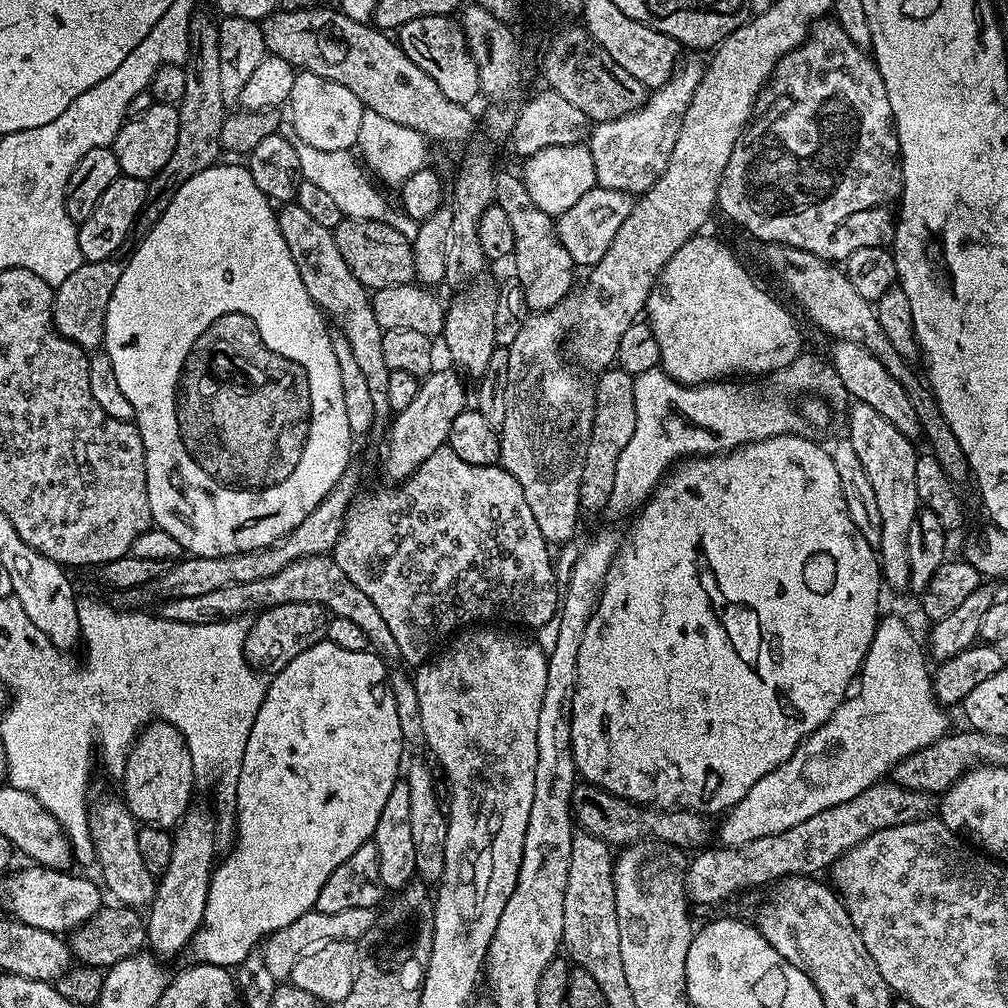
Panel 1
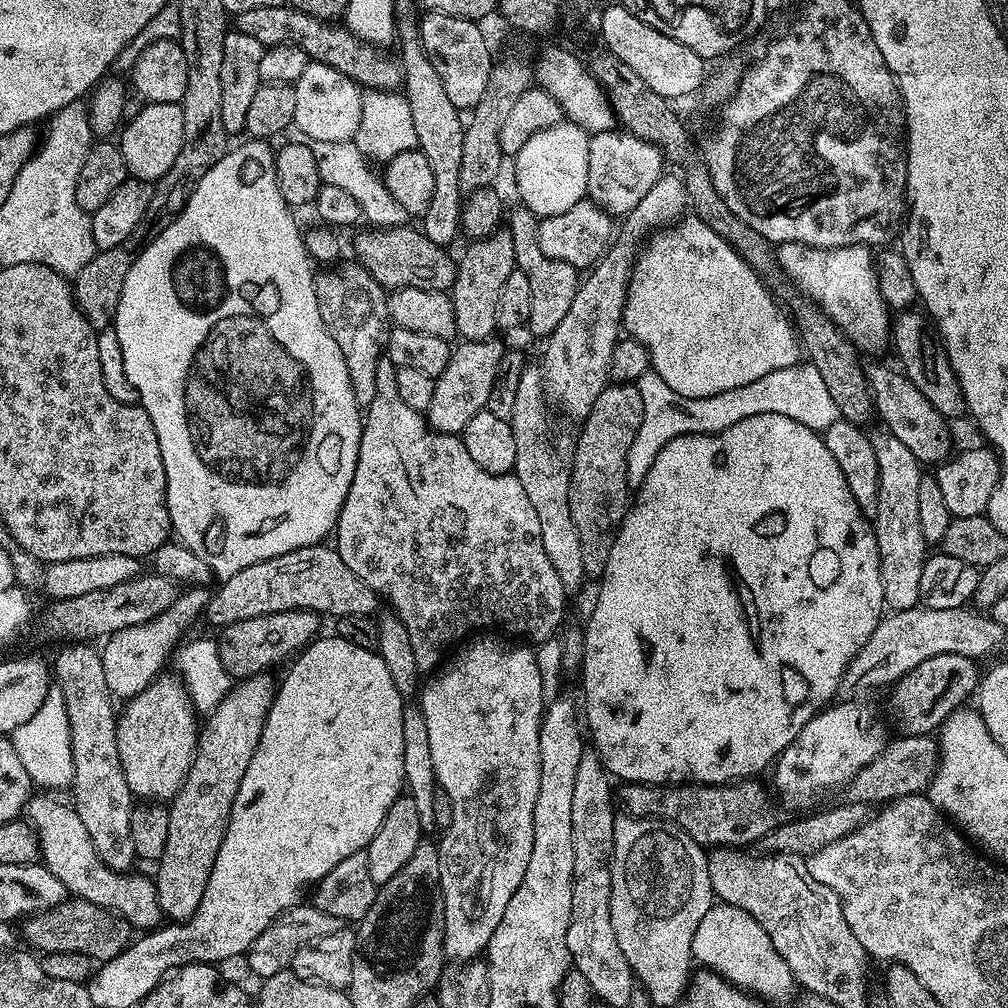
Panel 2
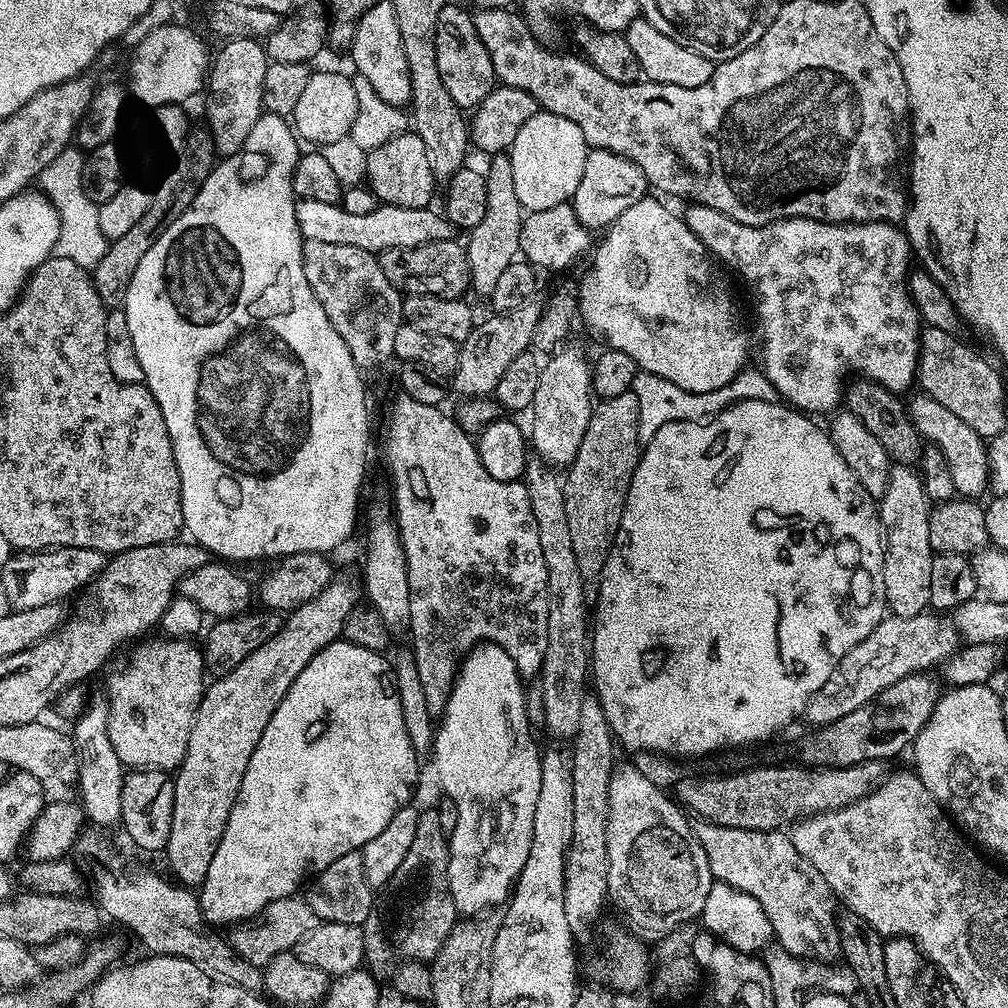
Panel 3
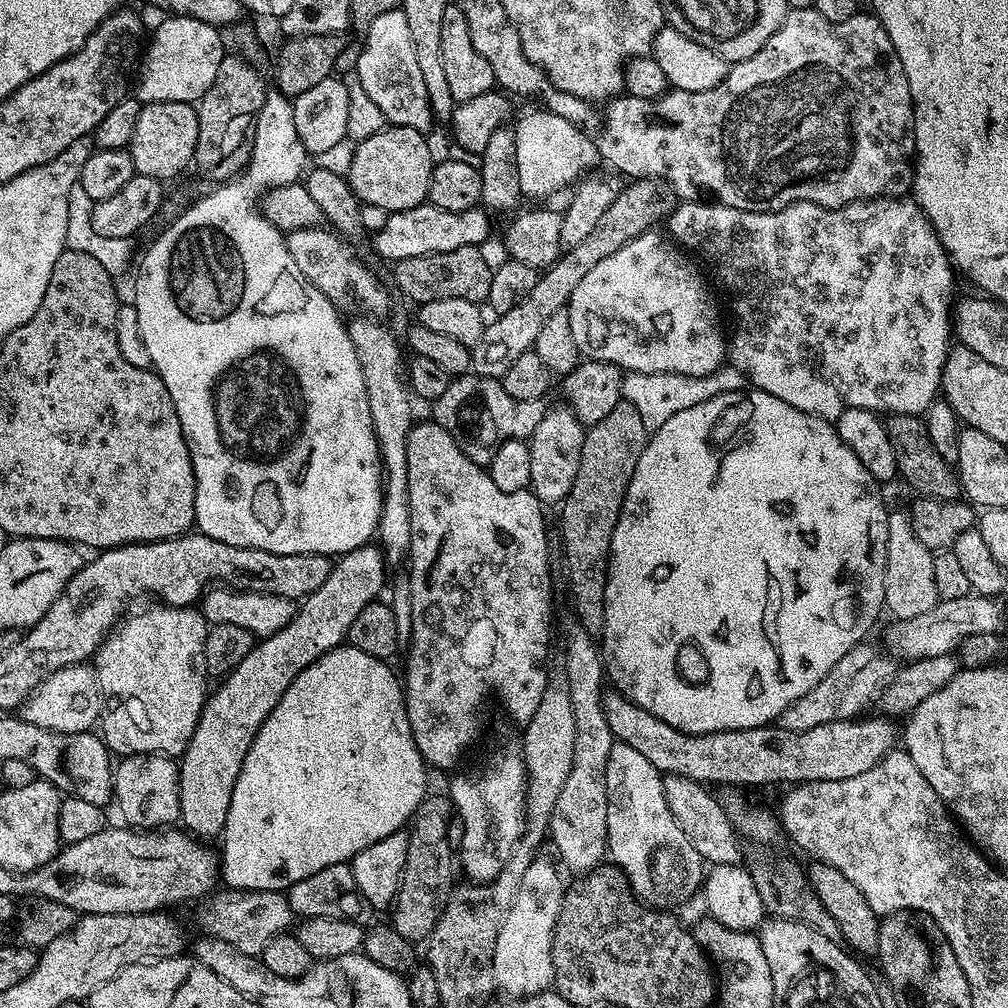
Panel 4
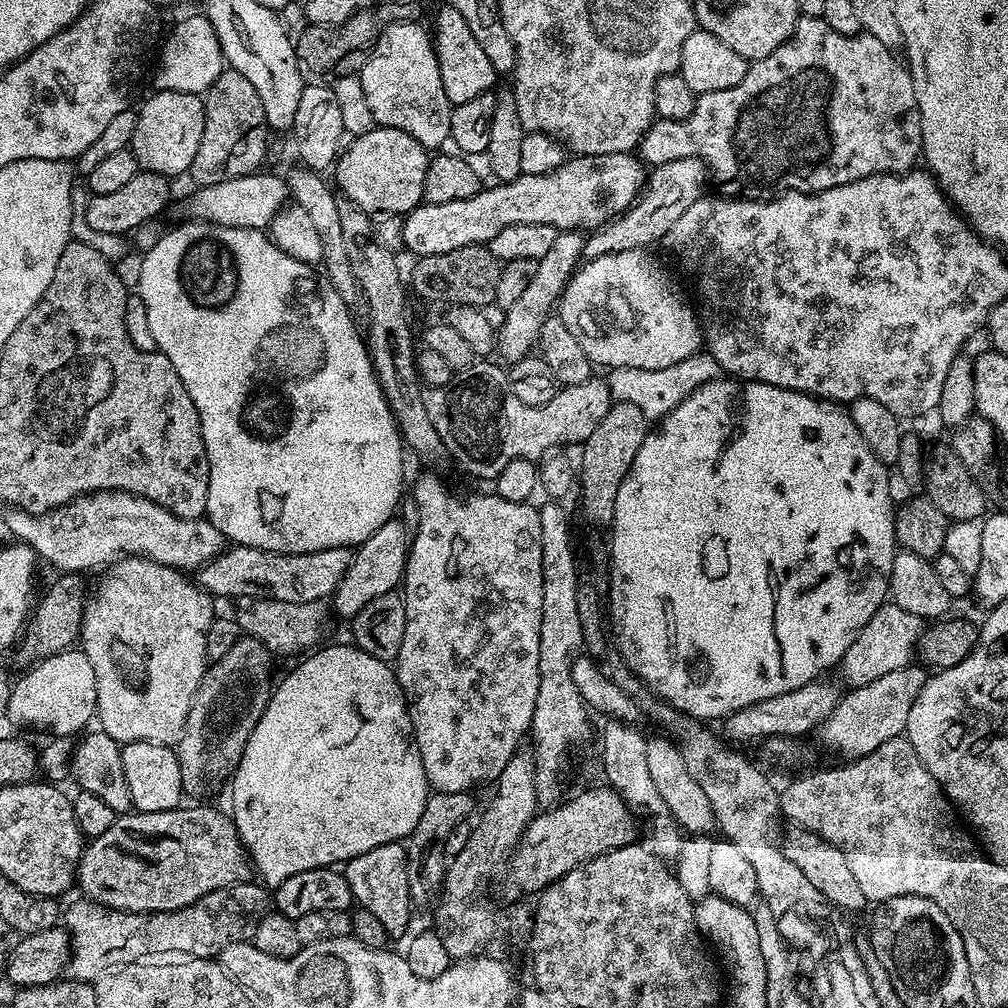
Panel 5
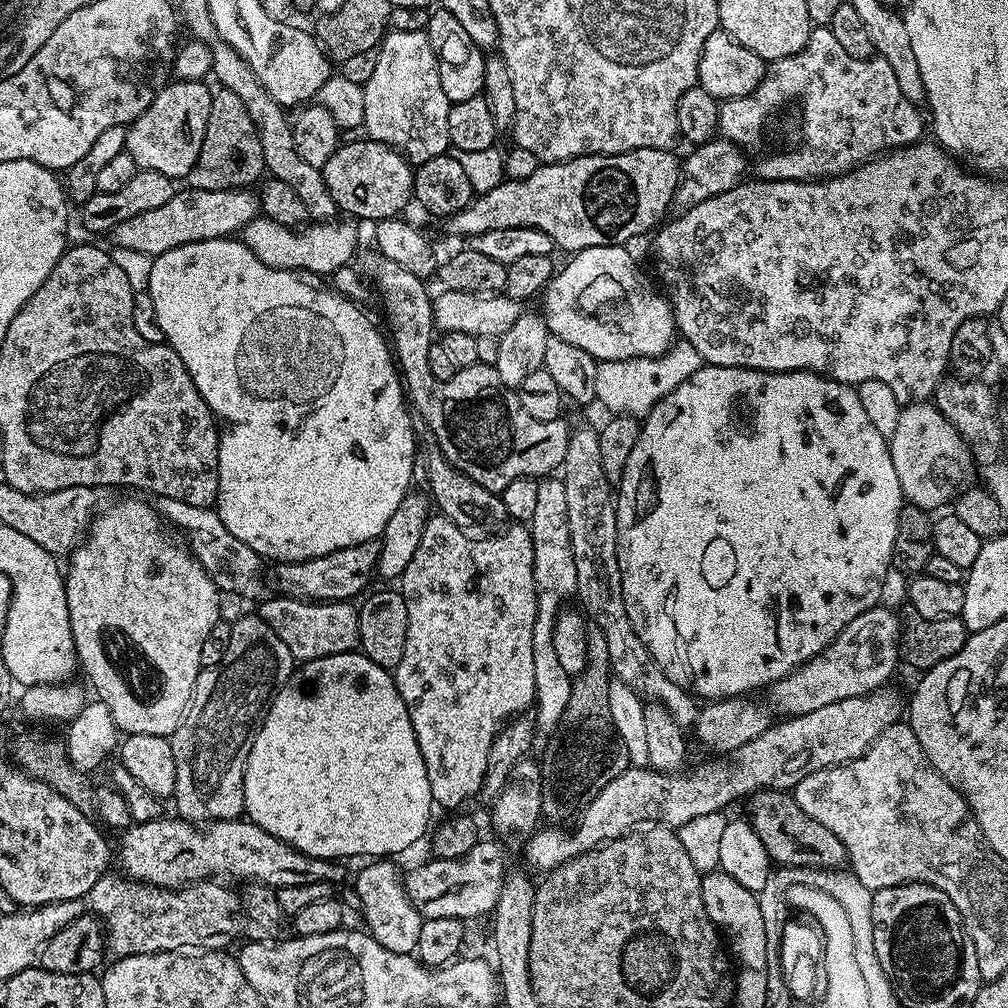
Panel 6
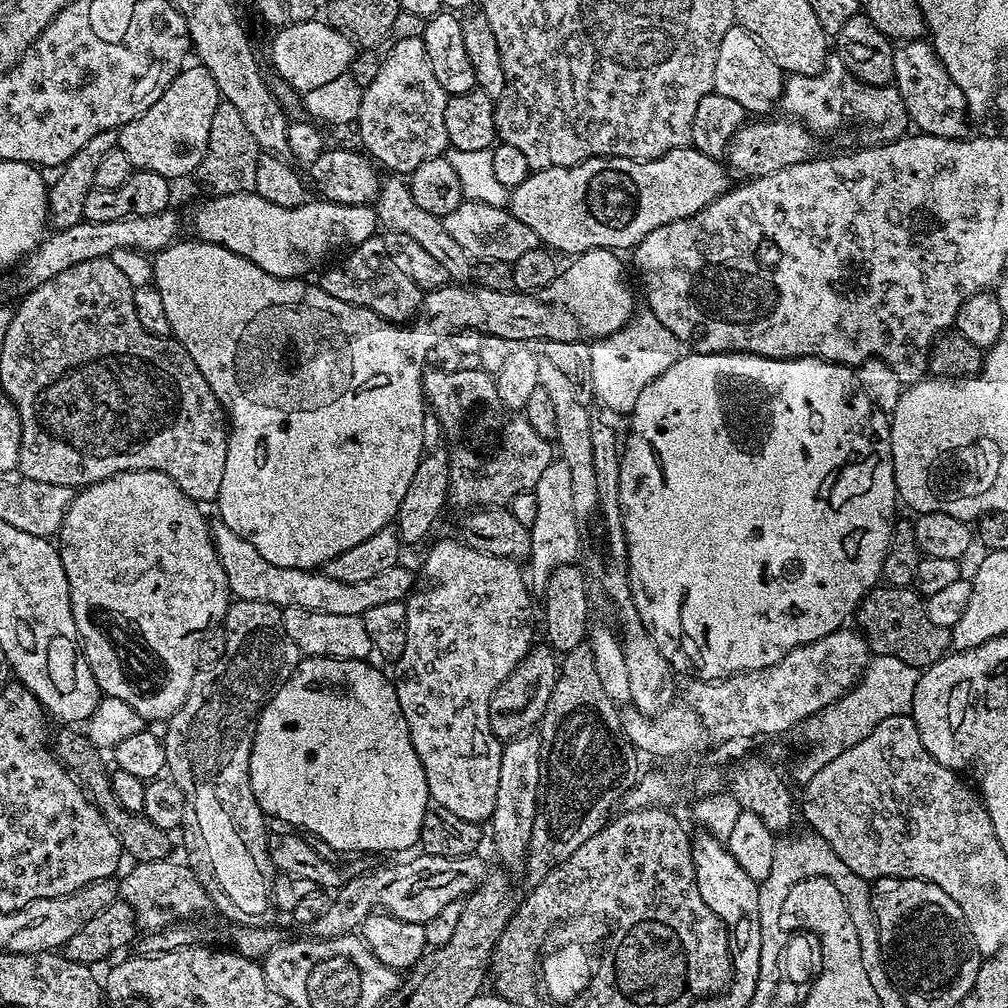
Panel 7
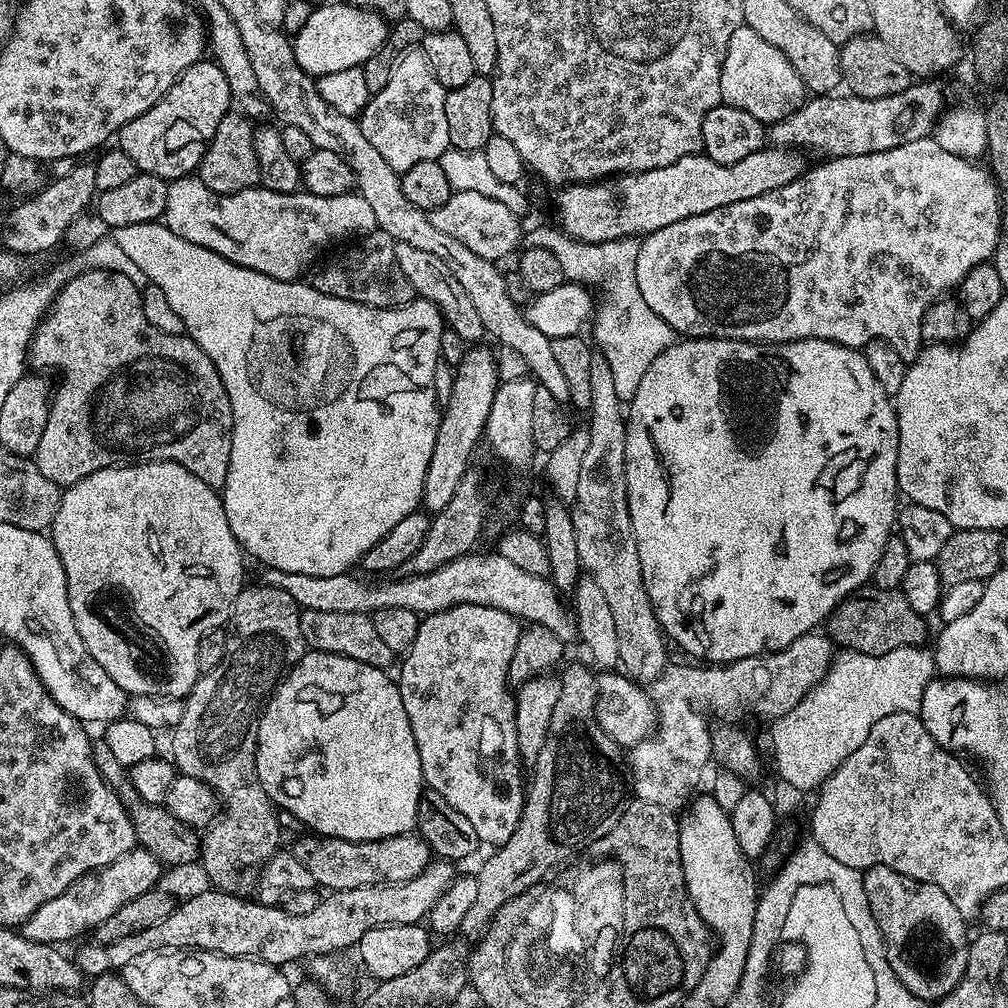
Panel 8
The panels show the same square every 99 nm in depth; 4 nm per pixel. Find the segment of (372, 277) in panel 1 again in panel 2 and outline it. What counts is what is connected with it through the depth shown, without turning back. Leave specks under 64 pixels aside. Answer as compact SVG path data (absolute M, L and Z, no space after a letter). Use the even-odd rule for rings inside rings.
M368 226L365 232L357 231L352 240L355 259L385 290L417 288L448 292L456 280L457 261L454 256L452 260L447 247L430 242L419 227L412 227Z

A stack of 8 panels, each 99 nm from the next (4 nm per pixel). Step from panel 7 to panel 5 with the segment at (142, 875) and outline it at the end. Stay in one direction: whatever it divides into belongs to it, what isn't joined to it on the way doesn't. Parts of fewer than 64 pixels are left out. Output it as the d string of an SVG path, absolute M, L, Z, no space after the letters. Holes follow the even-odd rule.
M241 882L226 886L198 898L190 906L173 912L123 912L96 904L93 900L79 898L72 904L72 909L62 916L63 927L67 928L72 938L72 957L68 959L67 975L73 980L95 982L109 972L123 968L125 964L139 964L149 958L164 958L167 952L177 952L180 958L216 958L226 946L234 942L251 941L254 930L262 918L270 911L270 892L263 883Z

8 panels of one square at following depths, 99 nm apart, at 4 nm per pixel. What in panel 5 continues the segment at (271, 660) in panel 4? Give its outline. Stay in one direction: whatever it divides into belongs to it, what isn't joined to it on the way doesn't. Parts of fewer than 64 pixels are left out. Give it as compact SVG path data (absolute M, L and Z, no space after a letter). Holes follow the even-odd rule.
M400 518L387 520L366 542L362 542L353 551L352 561L342 578L338 582L335 592L330 597L330 608L340 616L351 618L371 602L373 598L379 598L381 594L397 591L401 587L404 578L404 567L408 561L408 549L410 547L410 528L400 521Z

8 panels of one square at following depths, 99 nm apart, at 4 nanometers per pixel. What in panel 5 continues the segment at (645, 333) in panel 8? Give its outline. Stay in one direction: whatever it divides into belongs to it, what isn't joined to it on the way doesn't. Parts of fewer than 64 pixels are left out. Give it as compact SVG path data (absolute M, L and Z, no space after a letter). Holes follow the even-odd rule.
M701 350L690 358L682 358L682 362L674 362L674 366L666 366L666 370L614 368L607 373L606 379L613 401L630 402L633 406L638 406L642 414L646 414L649 422L659 422L670 415L685 398L694 394L696 385L719 380L721 376L716 359L708 355L707 351Z

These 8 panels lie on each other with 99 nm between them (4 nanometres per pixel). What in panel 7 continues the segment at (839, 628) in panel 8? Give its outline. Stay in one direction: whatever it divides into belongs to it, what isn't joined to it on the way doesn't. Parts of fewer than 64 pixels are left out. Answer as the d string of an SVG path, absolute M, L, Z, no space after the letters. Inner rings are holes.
M877 586L873 588L861 600L858 609L859 616L862 635L875 655L896 656L898 662L906 662L910 666L923 670L947 656L952 648L951 628L933 623L926 614L924 600L915 587Z

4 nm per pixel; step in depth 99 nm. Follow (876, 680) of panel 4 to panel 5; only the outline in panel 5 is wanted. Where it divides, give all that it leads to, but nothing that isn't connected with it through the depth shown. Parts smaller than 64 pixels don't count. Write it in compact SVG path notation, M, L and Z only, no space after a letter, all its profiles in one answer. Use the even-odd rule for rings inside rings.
M823 679L813 680L806 686L798 686L798 690L790 690L786 694L778 694L778 698L766 698L766 702L754 702L754 706L746 706L737 712L731 712L723 721L723 735L732 740L757 740L763 742L769 736L791 736L801 738L807 732L813 733L829 715L831 715L841 693L836 692L832 684L824 684Z

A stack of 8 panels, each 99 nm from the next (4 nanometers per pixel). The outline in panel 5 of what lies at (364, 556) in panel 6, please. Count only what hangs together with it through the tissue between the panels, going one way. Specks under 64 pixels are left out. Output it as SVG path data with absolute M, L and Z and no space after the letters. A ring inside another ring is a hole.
M237 544L221 552L220 555L212 561L212 563L206 564L203 568L199 569L198 583L205 592L216 598L219 598L219 596L244 596L240 598L251 598L254 600L277 600L278 602L324 602L331 597L333 592L335 592L338 582L342 582L342 578L346 574L346 570L352 561L352 554L352 548L331 548L330 550L318 550L317 552L307 552L306 554L294 554L291 556L285 552L267 552L266 550L258 550L257 548Z

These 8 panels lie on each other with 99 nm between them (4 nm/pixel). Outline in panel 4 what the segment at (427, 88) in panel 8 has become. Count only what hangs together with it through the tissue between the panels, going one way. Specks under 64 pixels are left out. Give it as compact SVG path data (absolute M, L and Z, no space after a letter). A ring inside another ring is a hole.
M399 7L394 10L375 13L368 24L368 37L362 40L360 57L355 75L362 82L362 90L370 94L371 100L382 110L385 121L392 126L406 126L410 130L427 133L428 127L434 124L432 107L428 104L426 82L422 82L422 70L418 66L418 57L414 54L414 38L410 38L410 22Z

